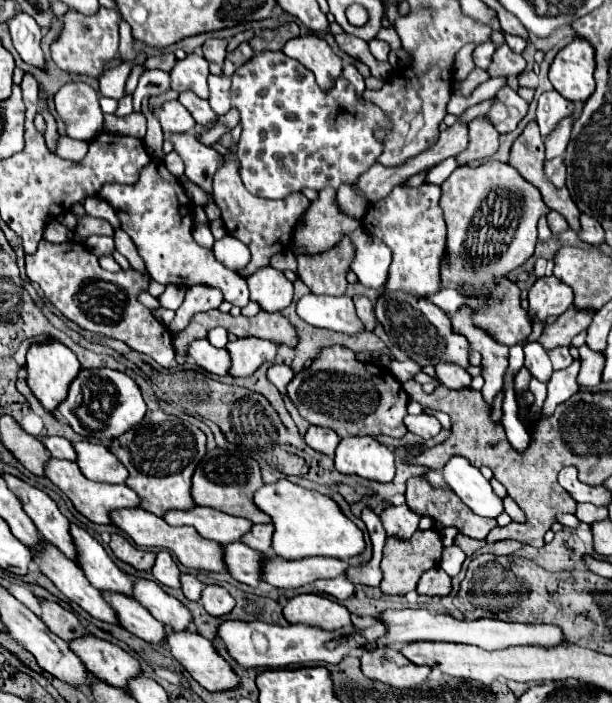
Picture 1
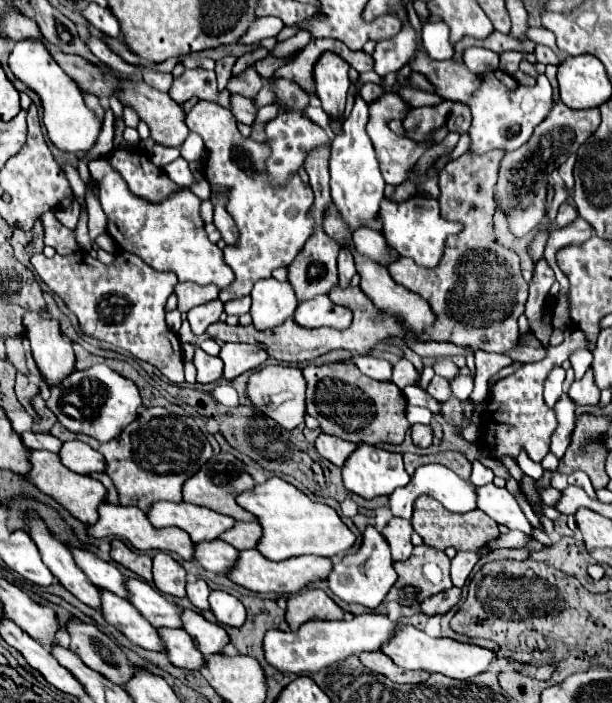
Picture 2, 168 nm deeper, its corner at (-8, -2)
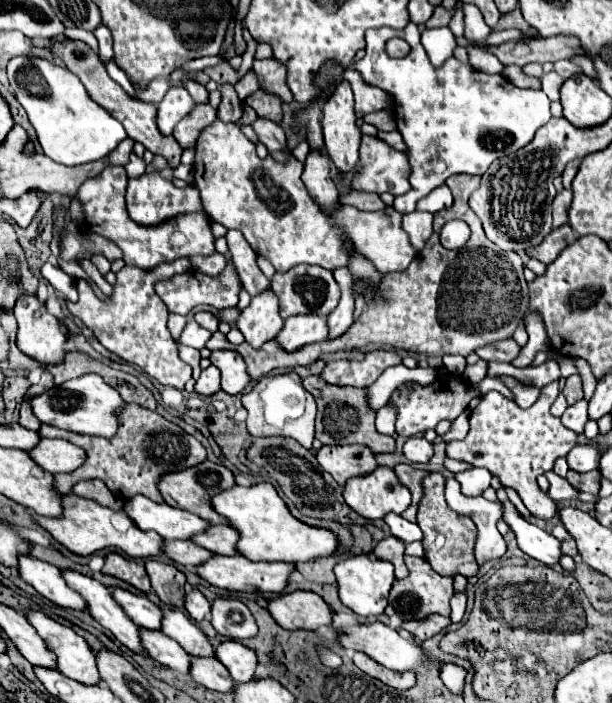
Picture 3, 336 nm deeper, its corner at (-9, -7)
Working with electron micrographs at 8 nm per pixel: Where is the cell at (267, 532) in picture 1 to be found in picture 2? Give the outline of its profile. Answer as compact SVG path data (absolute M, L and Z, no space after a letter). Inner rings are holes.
M237 523L233 529L225 531L221 539L237 547L239 551L253 549L257 547L257 539L261 539L261 527L257 523Z

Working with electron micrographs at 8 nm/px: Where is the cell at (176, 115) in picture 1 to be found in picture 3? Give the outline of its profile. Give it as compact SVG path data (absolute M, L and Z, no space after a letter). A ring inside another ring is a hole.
M62 40L62 42L56 42L52 46L52 54L56 58L60 58L64 62L64 66L74 72L82 84L86 86L86 90L90 92L90 98L94 102L98 102L102 108L106 108L108 114L112 114L126 130L128 138L132 138L134 142L140 142L144 144L146 150L150 150L152 154L158 154L162 158L168 160L168 168L176 168L180 164L180 156L182 156L182 148L178 146L178 142L170 136L170 138L164 138L160 136L158 128L154 126L154 116L156 116L156 106L154 104L148 104L148 102L142 102L142 100L134 100L130 98L108 74L106 74L106 68L104 64L98 60L98 54L86 46L84 42L72 42L72 40Z

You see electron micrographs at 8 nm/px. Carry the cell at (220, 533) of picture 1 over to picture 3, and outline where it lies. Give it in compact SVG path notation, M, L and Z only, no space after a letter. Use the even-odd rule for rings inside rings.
M132 496L124 502L122 510L140 530L154 530L164 540L188 540L208 528L198 516L170 508L168 504L156 504L146 496Z

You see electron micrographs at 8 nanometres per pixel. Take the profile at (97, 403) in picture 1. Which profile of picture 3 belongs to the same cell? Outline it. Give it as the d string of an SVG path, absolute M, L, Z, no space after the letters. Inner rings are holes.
M94 374L68 380L60 386L50 388L40 396L28 398L28 402L34 416L42 424L50 424L50 426L78 432L78 434L92 434L92 436L114 436L114 432L118 430L114 410L124 404L120 394L114 388L110 388L104 380L100 380L100 376L94 376Z

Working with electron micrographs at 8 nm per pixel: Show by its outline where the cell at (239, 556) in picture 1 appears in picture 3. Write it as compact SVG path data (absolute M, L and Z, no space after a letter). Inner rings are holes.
M164 540L162 554L186 568L194 568L212 556L212 552L196 546L190 540Z

